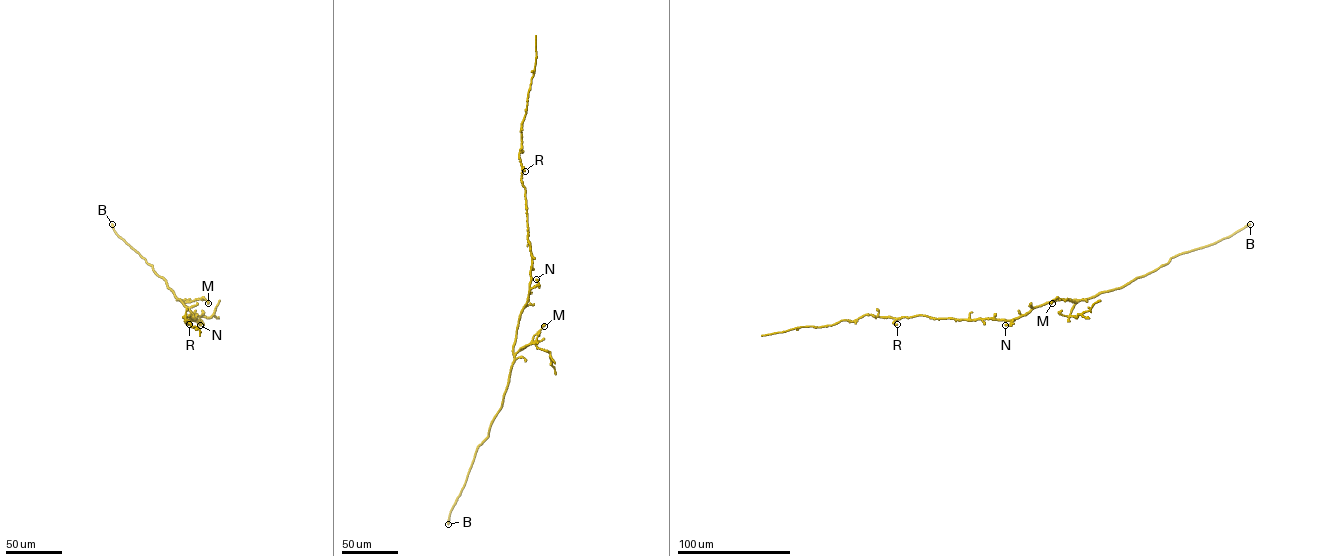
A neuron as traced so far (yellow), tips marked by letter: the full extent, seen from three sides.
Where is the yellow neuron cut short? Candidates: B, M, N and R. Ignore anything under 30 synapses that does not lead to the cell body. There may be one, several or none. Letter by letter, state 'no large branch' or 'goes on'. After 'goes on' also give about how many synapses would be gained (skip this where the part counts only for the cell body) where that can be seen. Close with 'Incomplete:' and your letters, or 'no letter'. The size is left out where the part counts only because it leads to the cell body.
B: no large branch
M: no large branch
N: no large branch
R: no large branch
Incomplete: no letter

